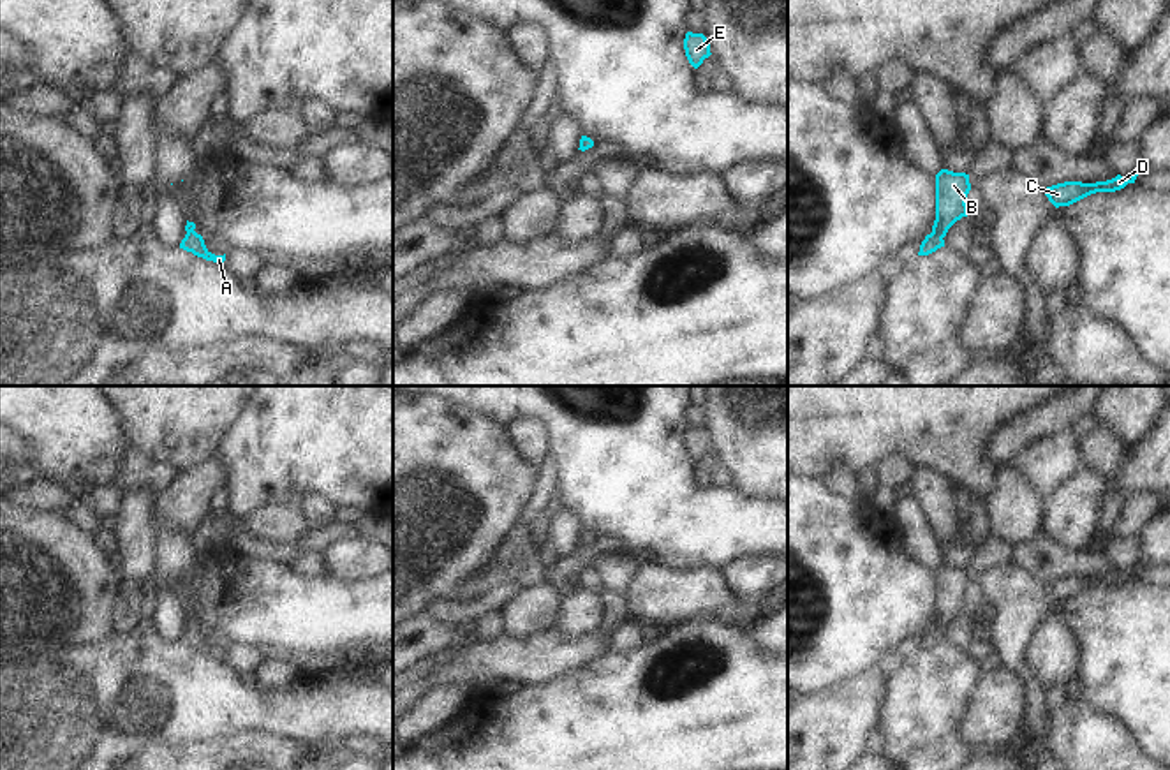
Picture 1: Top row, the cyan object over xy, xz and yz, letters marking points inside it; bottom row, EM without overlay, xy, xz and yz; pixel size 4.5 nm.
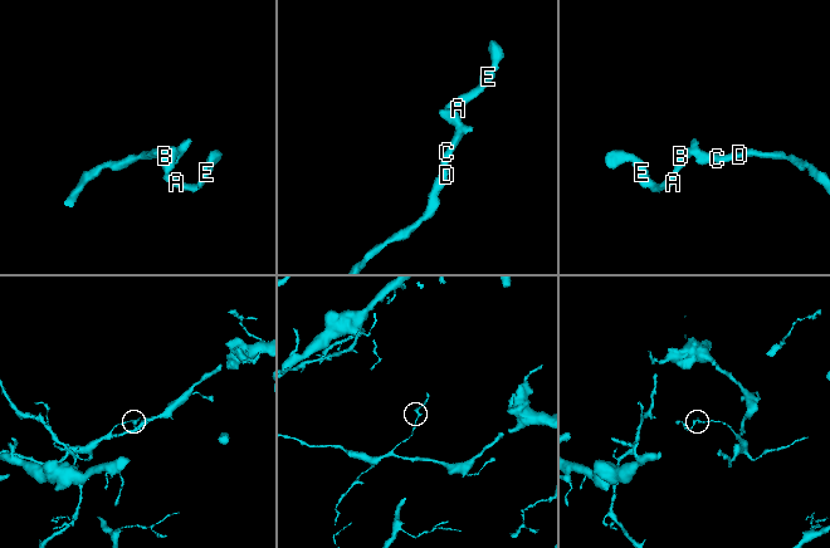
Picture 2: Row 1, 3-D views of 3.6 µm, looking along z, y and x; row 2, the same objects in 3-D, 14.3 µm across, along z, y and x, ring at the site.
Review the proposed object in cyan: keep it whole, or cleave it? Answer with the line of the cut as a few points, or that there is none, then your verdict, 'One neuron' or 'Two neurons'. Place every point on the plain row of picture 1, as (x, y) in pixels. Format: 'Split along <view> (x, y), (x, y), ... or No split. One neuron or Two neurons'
No split. One neuron.

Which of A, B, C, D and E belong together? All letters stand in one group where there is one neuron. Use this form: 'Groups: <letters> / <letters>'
Groups: A B C D E.

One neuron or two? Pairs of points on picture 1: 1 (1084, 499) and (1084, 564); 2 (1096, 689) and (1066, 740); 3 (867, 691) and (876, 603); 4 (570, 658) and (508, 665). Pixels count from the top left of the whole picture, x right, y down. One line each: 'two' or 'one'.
1: two
2: two
3: two
4: one

